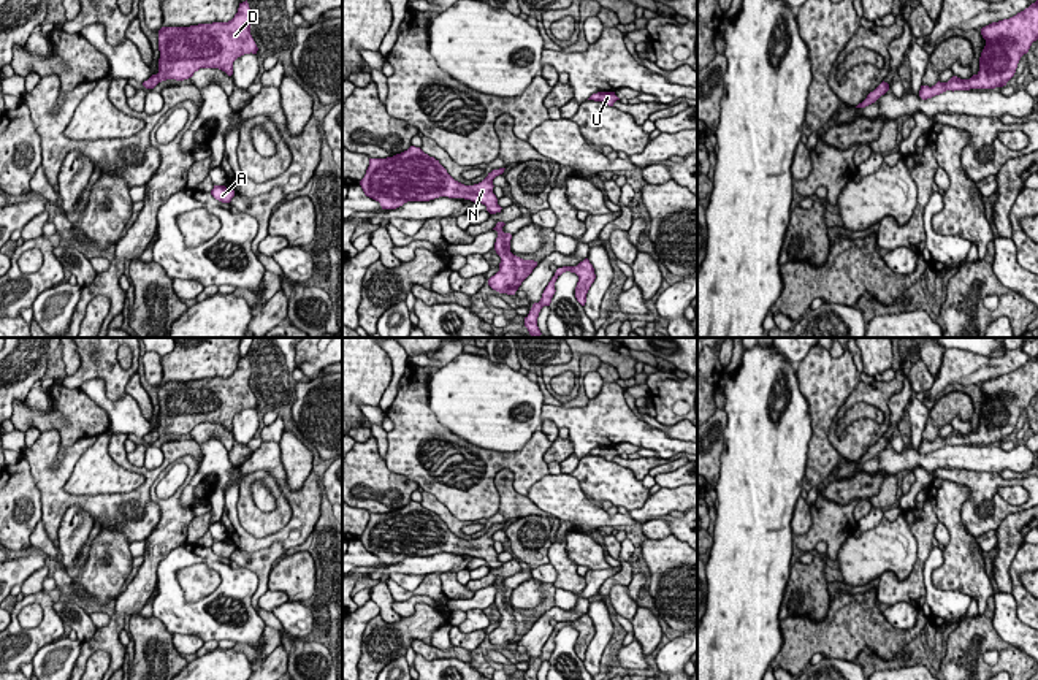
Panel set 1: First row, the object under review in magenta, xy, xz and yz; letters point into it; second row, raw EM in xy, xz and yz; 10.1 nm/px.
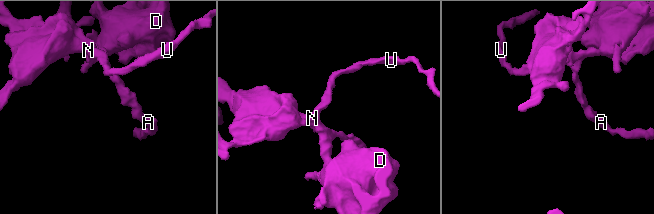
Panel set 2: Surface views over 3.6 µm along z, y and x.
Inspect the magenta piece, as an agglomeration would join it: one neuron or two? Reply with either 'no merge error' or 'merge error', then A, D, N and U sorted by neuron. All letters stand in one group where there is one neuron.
no merge error | A D N U

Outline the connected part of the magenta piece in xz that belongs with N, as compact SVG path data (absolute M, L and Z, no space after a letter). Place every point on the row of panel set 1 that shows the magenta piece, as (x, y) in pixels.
M420 147L387 159L369 159L360 185L366 197L380 203L382 209L396 209L407 201L429 201L439 197L464 198L487 206L490 214L501 212L493 193L493 179L506 168L493 170L474 185L455 181L447 170Z

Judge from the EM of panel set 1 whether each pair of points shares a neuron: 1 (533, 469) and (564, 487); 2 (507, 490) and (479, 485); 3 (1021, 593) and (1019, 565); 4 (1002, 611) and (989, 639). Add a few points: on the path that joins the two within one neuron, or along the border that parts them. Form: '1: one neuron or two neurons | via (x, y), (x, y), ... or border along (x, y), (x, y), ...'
1: two neurons | border along (549, 473), (526, 495)
2: two neurons | border along (511, 469), (496, 474), (498, 509), (480, 520)
3: one neuron | via (1018, 587), (1016, 571)
4: two neurons | border along (992, 596), (994, 630), (1021, 650)

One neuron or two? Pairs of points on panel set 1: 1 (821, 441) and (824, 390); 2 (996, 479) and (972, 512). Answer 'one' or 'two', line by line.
1: one
2: one

